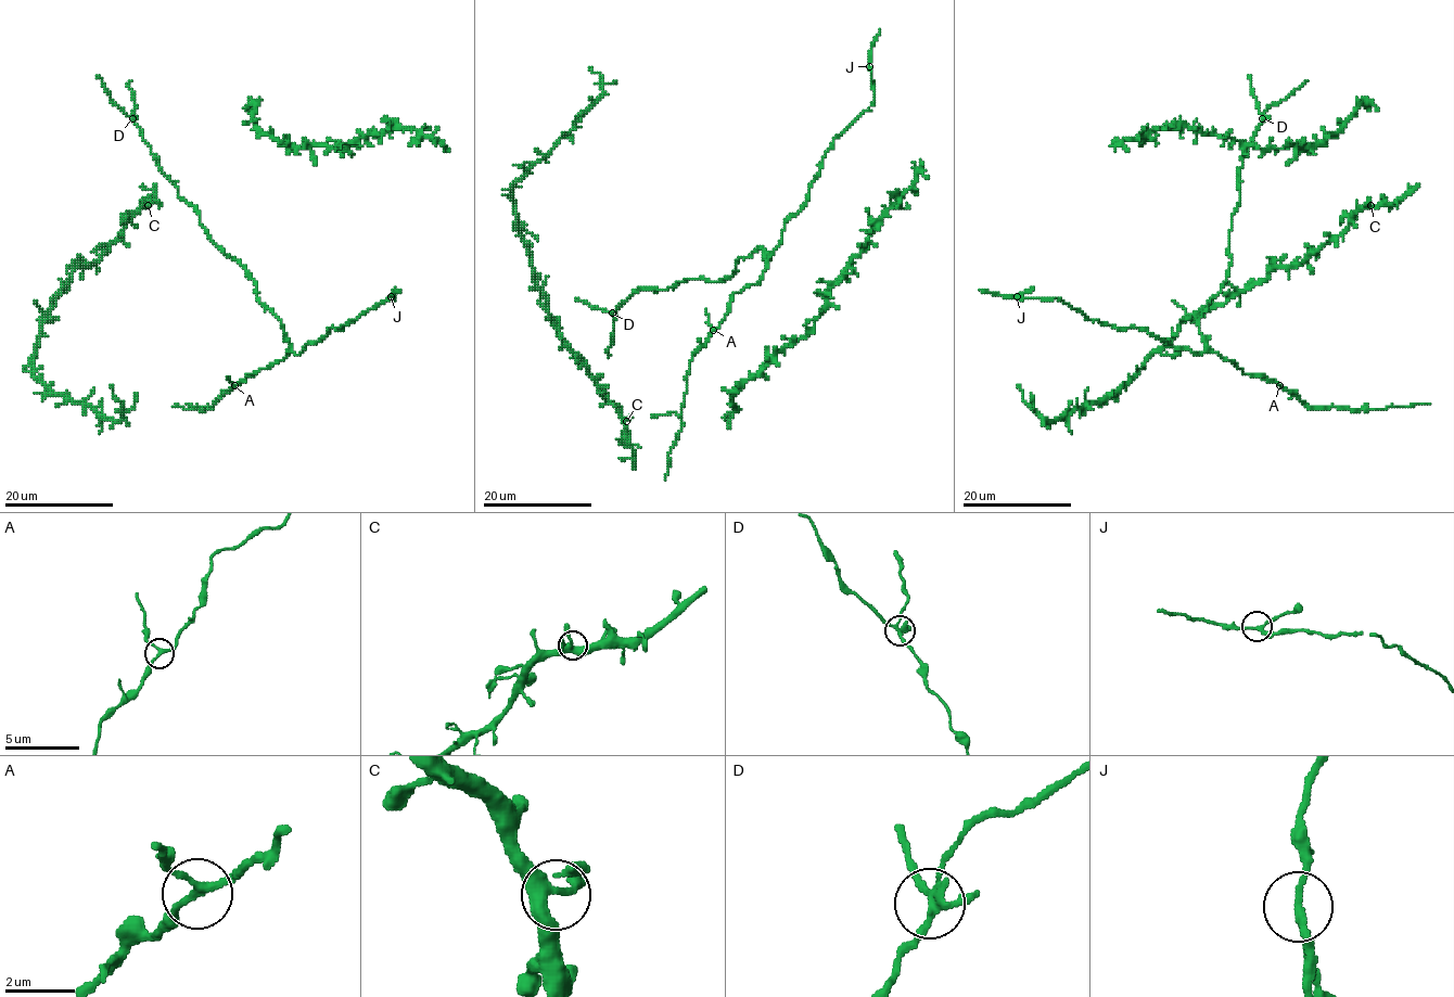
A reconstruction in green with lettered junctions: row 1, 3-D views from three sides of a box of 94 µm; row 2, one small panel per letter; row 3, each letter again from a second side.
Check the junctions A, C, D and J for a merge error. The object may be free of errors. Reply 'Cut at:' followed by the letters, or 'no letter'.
Cut at: D

